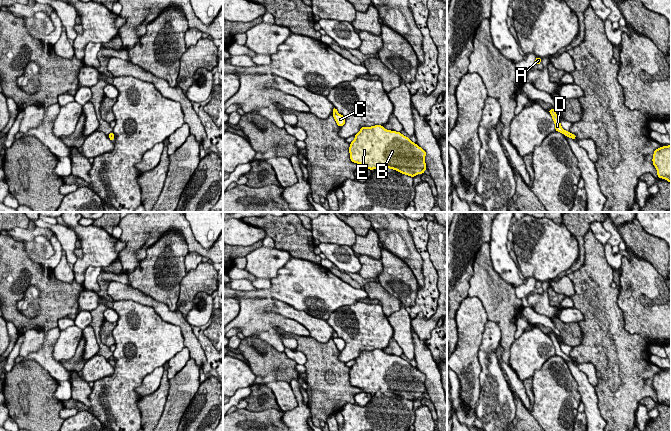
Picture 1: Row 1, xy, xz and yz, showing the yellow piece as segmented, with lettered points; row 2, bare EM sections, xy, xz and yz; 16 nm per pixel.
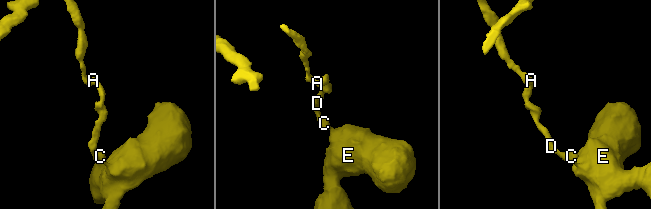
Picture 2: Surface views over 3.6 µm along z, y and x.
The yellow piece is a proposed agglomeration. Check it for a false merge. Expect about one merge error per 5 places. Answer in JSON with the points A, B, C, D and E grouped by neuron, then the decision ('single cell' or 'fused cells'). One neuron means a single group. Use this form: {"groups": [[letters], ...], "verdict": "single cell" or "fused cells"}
{"groups": [["A", "D"], ["B", "C", "E"]], "verdict": "fused cells"}

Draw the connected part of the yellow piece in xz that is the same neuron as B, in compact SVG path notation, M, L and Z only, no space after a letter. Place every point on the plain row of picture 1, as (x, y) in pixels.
M381 349L372 351L362 351L355 363L350 367L350 383L366 393L394 393L402 398L414 401L423 398L426 394L426 376L417 368L413 367L408 361L400 356L386 354Z

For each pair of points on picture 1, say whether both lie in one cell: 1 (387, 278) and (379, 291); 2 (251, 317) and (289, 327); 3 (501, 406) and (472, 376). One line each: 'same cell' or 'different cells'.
1: different cells
2: same cell
3: different cells

